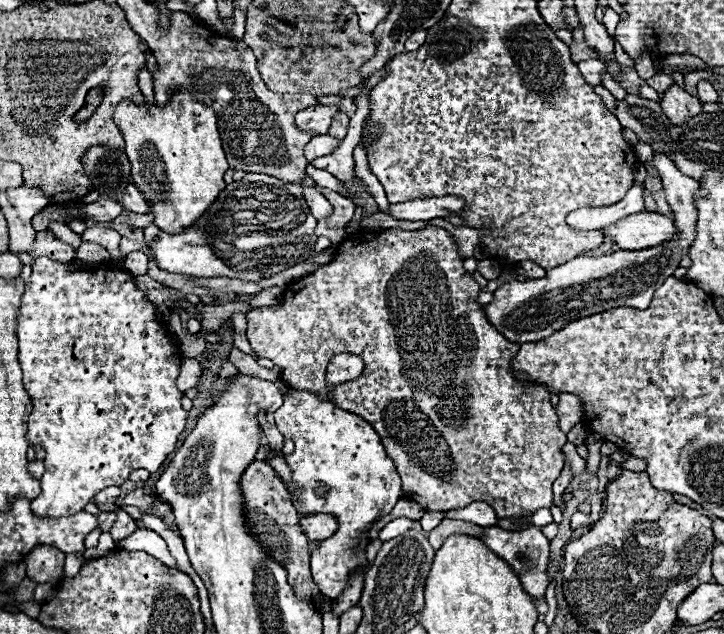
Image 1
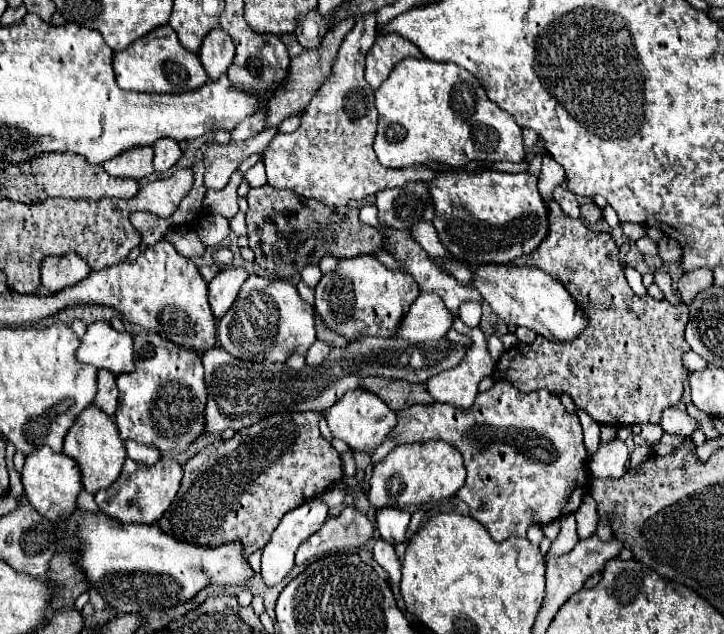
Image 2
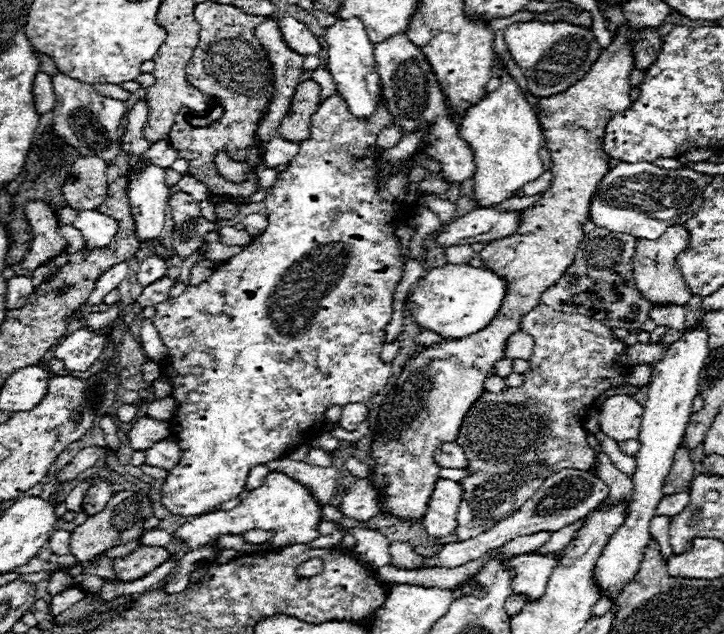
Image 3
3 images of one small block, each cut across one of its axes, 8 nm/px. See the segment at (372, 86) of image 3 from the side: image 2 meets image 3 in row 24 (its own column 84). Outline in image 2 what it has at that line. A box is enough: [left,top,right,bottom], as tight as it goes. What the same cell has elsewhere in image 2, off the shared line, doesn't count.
[76,322,134,374]

